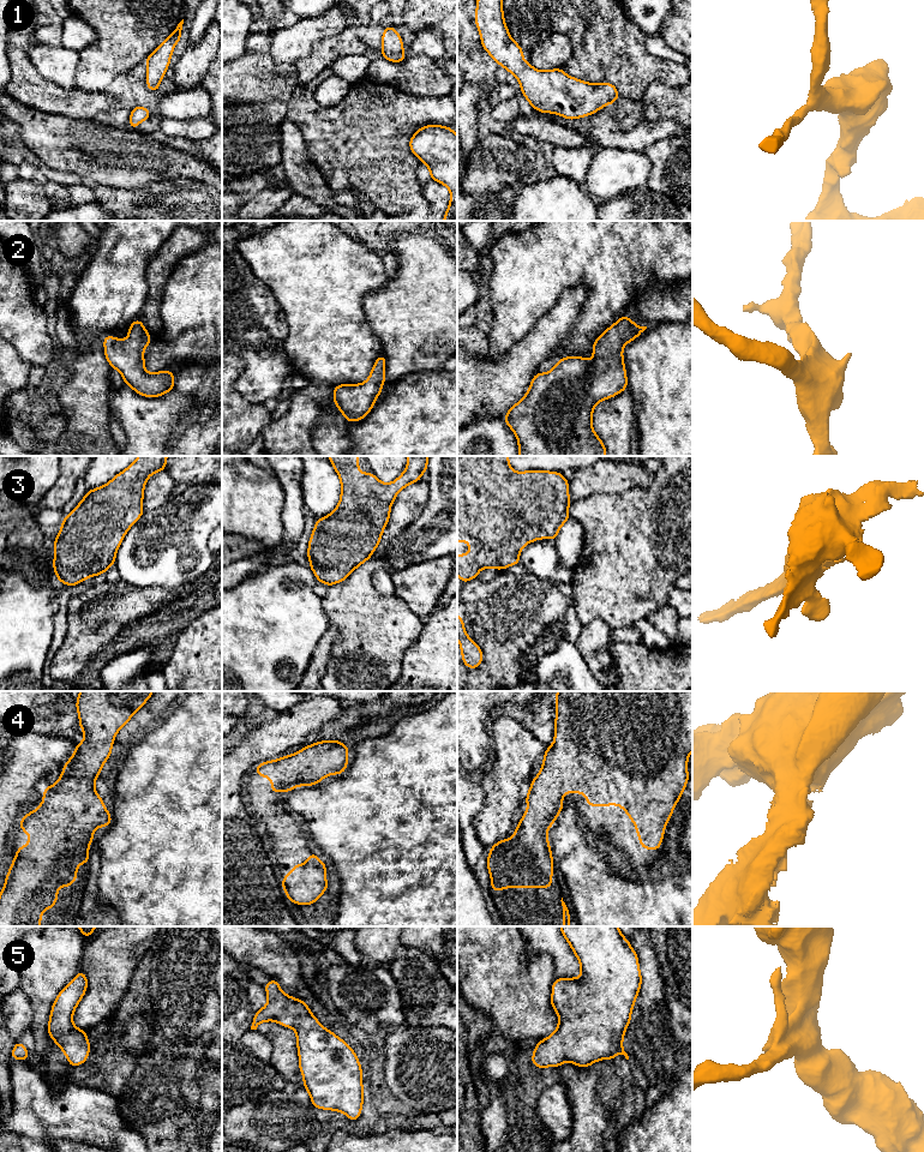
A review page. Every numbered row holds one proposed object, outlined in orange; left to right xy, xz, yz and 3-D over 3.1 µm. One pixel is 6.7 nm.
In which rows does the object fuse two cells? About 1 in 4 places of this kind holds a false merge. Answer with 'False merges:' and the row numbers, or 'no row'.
False merges: no row

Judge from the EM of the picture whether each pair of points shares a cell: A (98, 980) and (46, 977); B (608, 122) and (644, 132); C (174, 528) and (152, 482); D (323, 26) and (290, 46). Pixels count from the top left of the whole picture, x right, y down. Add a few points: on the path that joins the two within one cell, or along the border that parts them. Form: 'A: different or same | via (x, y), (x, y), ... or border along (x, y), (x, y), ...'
A: different | border along (85, 942), (78, 970)
B: same | via (617, 131), (620, 134), (636, 134)
C: different | border along (172, 497), (161, 506), (144, 511)
D: same | via (314, 29), (299, 38)

